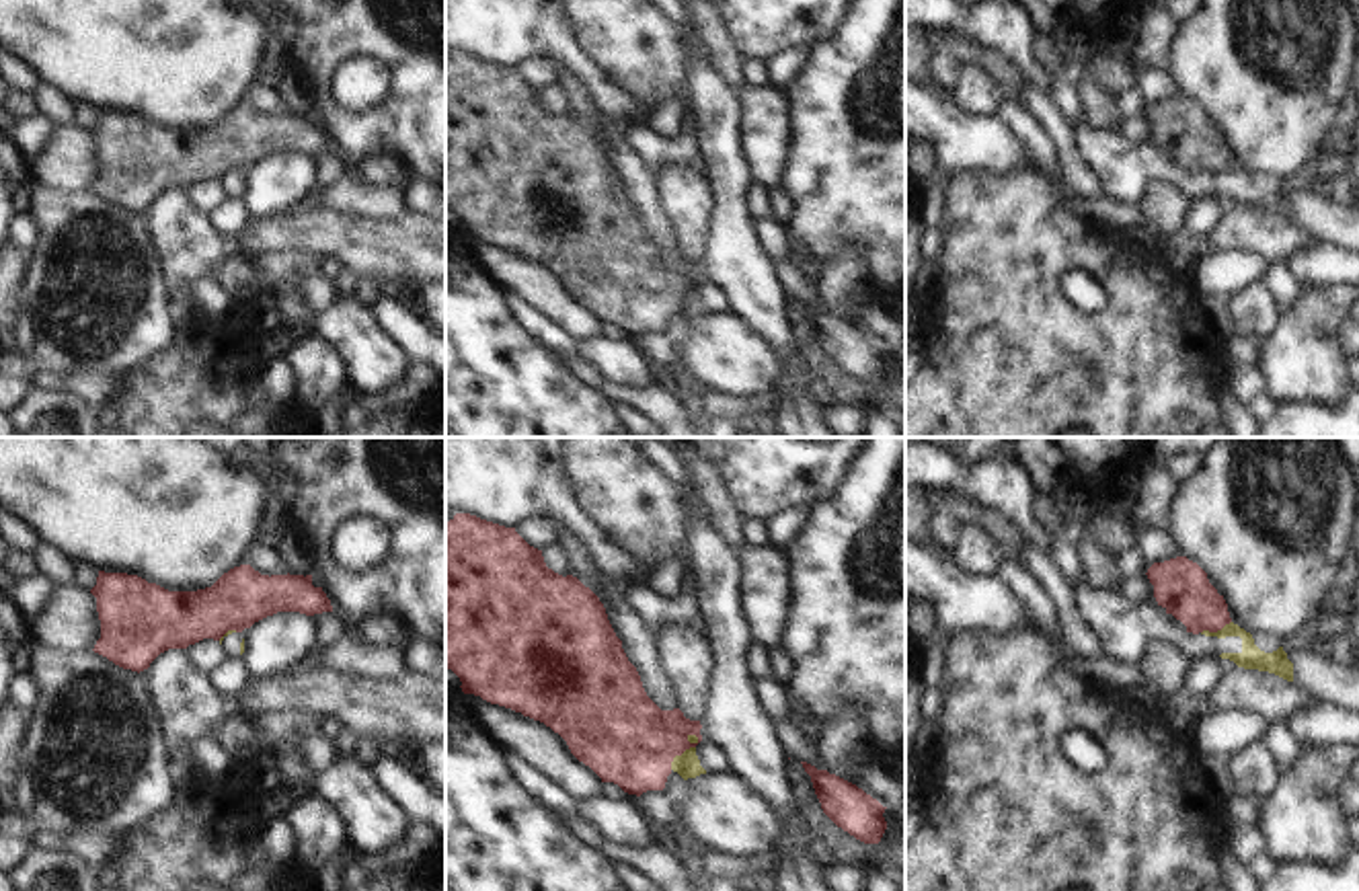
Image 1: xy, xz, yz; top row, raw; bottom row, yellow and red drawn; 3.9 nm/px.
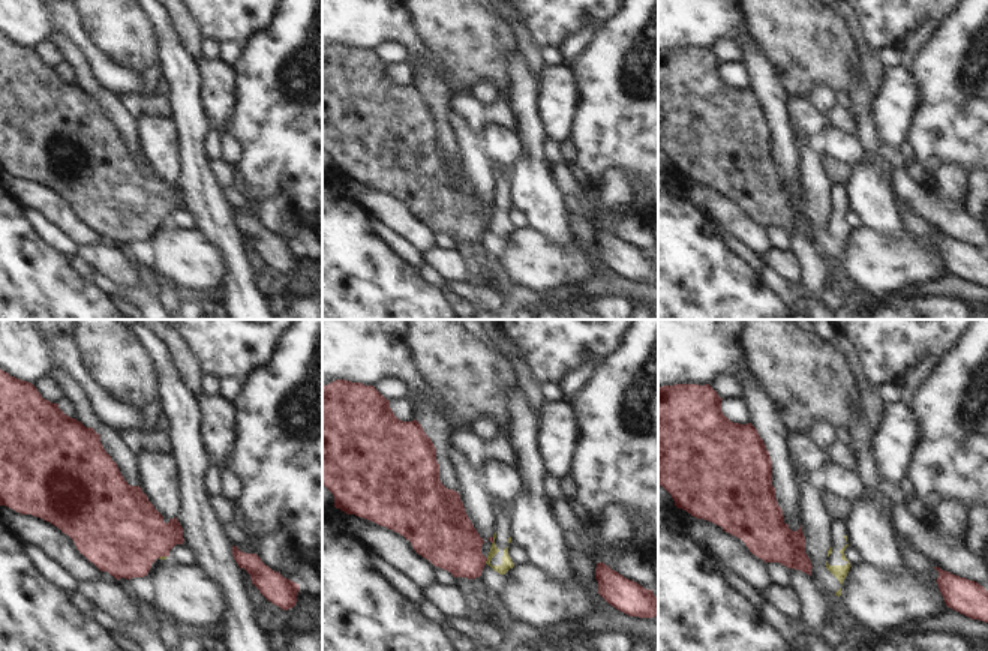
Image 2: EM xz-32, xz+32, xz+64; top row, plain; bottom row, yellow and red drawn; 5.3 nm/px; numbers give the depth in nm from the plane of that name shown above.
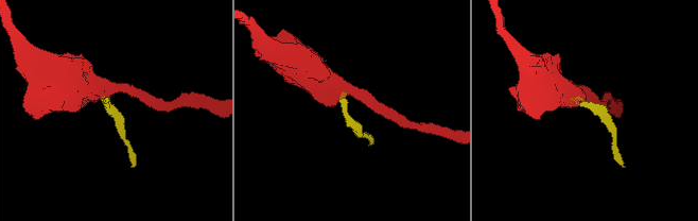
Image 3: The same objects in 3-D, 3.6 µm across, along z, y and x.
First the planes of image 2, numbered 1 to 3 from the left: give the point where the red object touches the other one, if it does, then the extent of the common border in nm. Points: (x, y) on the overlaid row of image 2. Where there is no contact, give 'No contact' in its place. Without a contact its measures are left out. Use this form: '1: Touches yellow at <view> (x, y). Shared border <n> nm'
1: Touches yellow at xz-32 (162, 557). Shared border 40 nm
2: Touches yellow at xz+32 (486, 561). Shared border 40 nm
3: No contact

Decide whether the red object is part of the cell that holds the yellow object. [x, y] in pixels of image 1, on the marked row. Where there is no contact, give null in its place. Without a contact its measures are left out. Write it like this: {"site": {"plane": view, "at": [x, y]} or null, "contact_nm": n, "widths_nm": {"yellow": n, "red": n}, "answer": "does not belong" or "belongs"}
{"site": {"plane": "xz", "at": [684, 752]}, "contact_nm": 170, "widths_nm": {"yellow": 100, "red": 360}, "answer": "does not belong"}

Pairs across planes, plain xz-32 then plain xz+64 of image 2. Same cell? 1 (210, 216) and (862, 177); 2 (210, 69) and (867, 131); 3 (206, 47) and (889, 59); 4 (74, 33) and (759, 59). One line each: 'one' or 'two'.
1: one
2: two
3: one
4: two

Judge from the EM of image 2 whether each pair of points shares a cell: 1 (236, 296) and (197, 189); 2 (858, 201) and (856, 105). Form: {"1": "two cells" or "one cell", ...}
{"1": "one cell", "2": "one cell"}

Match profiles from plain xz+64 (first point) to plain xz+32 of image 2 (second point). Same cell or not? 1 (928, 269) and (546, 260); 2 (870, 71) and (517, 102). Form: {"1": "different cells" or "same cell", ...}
{"1": "same cell", "2": "different cells"}

